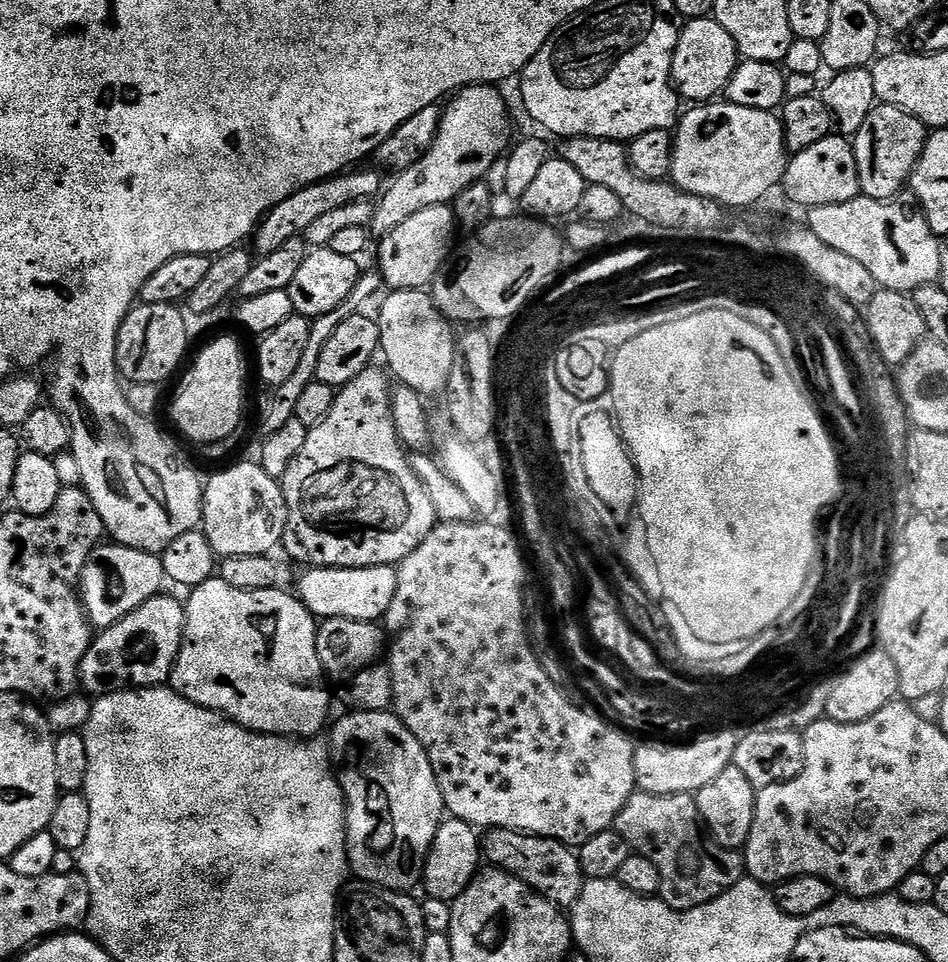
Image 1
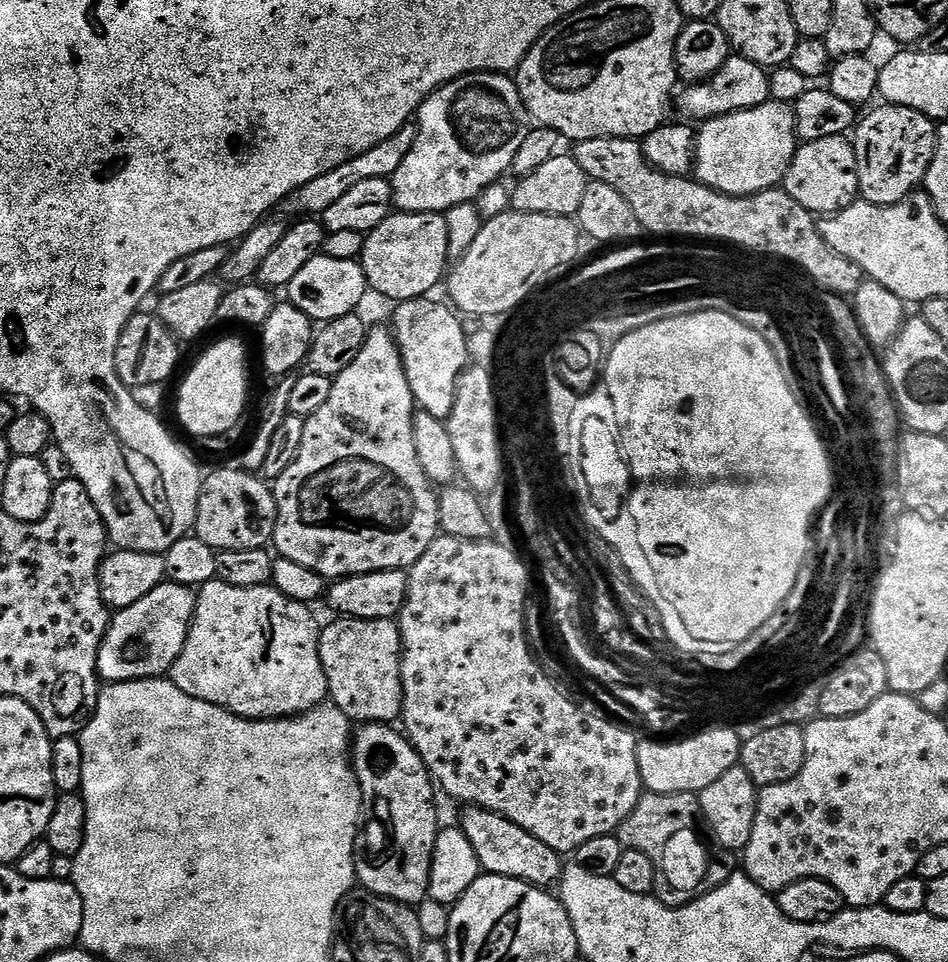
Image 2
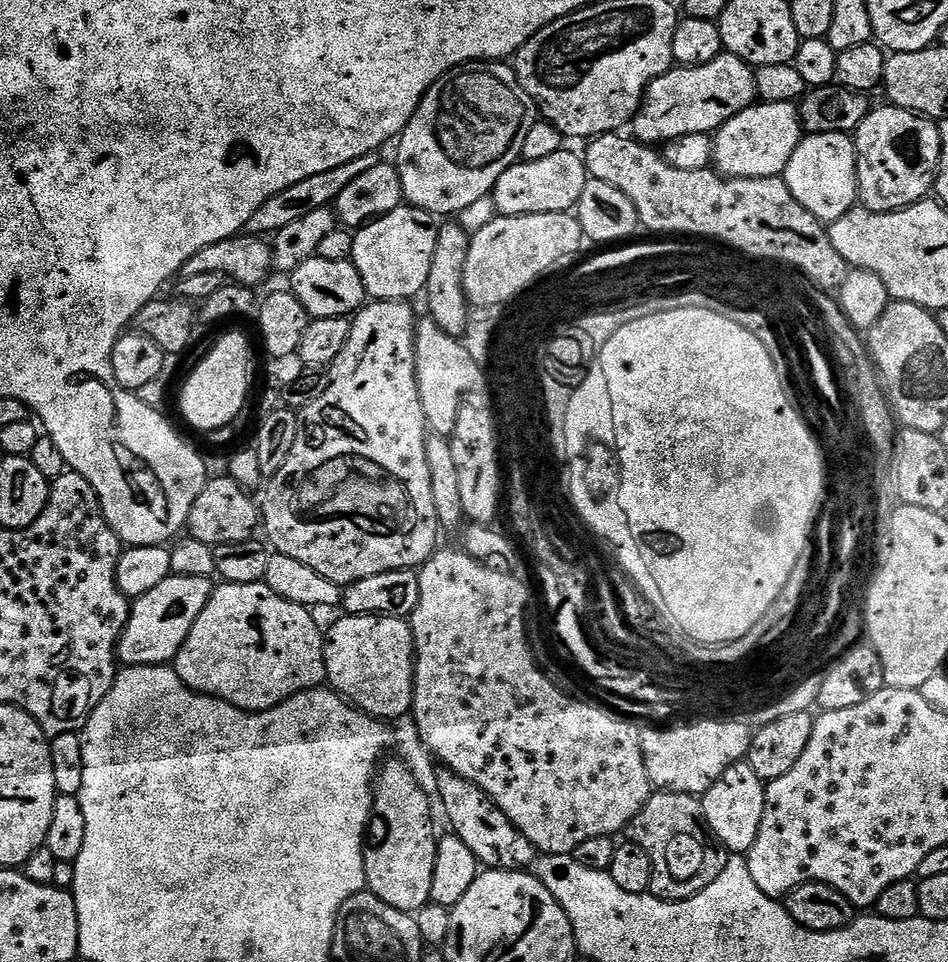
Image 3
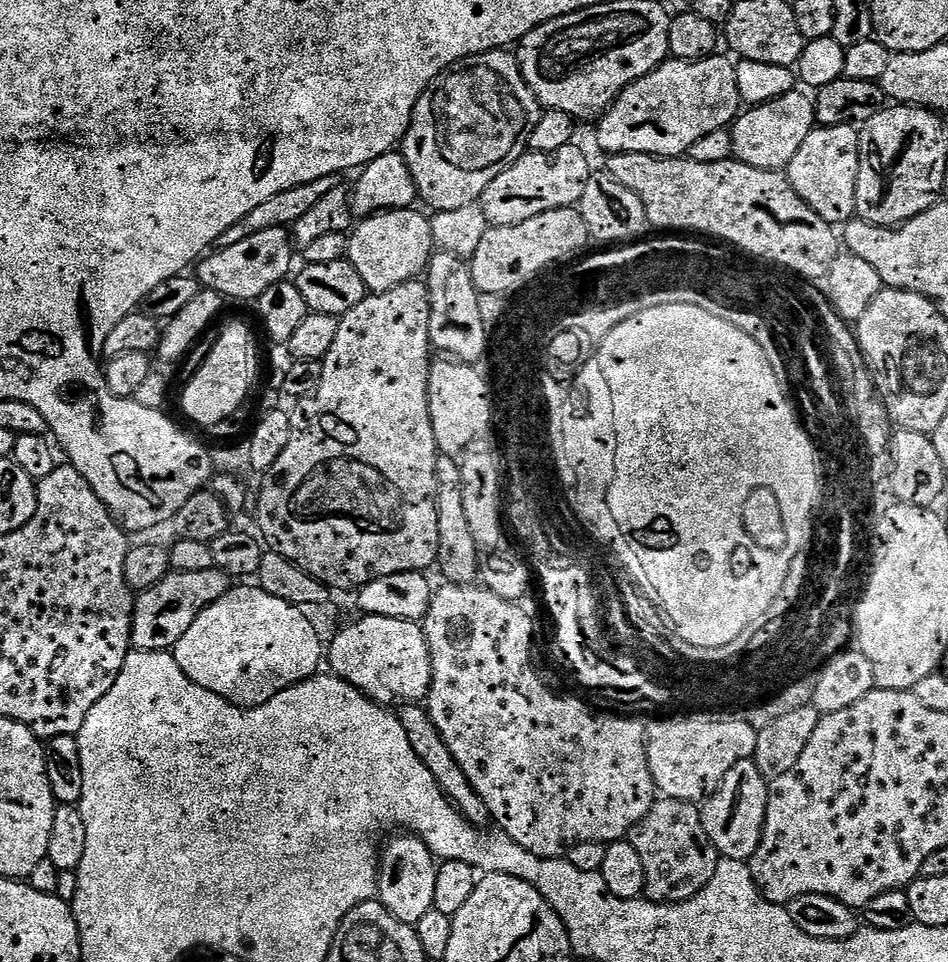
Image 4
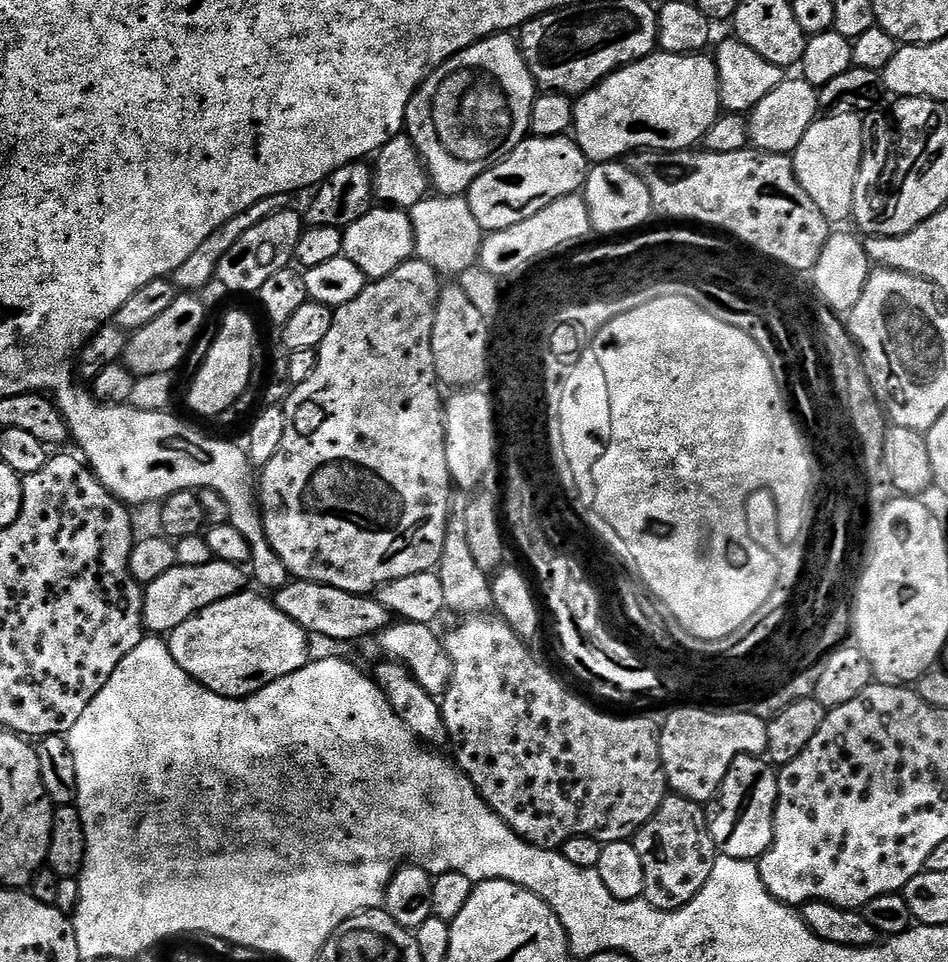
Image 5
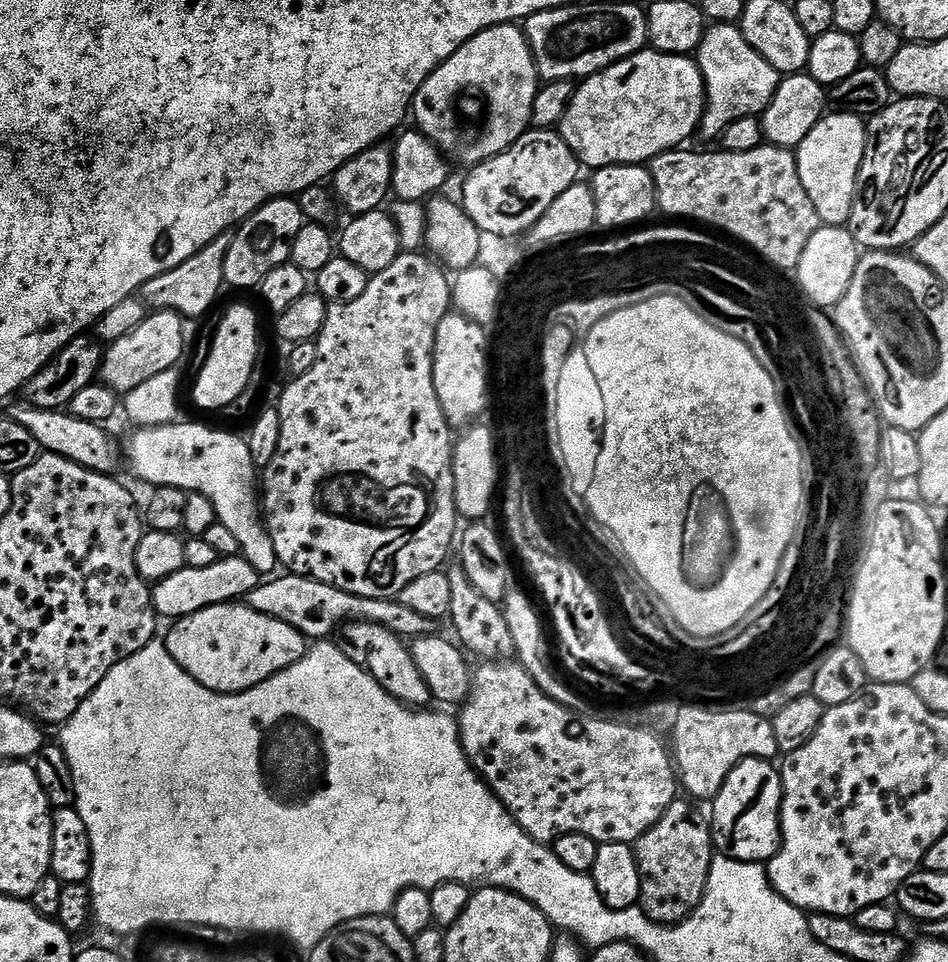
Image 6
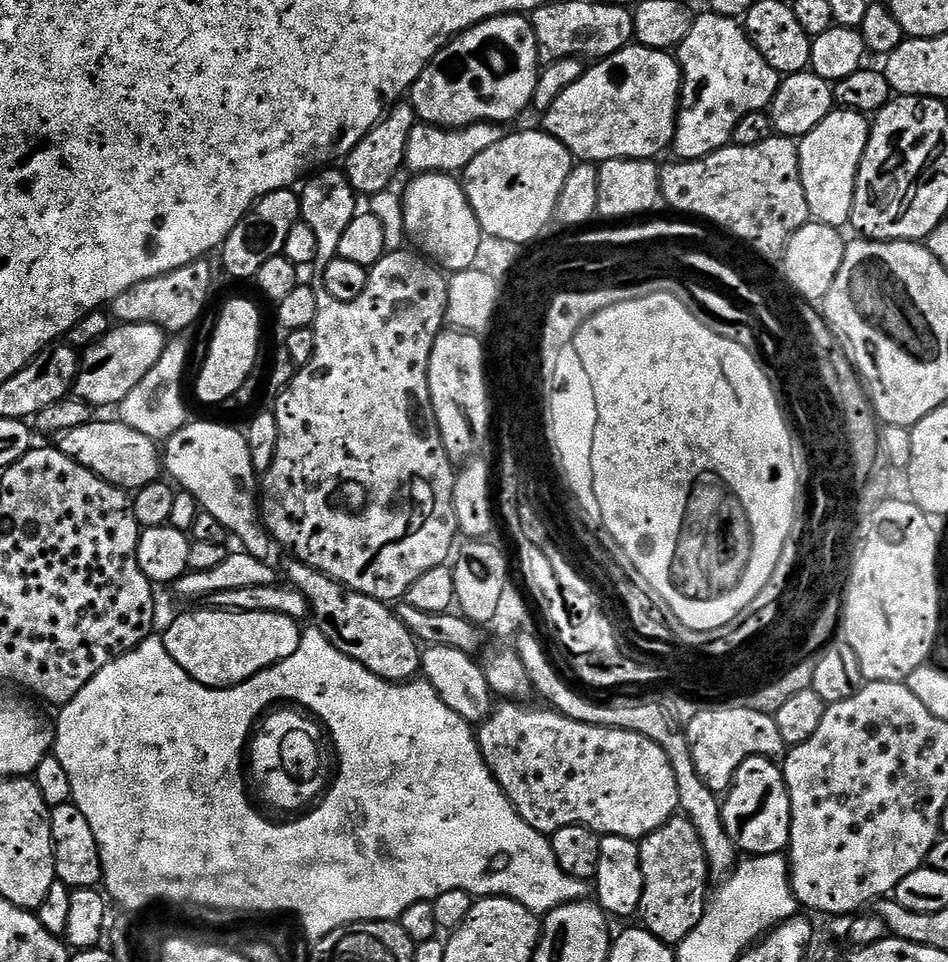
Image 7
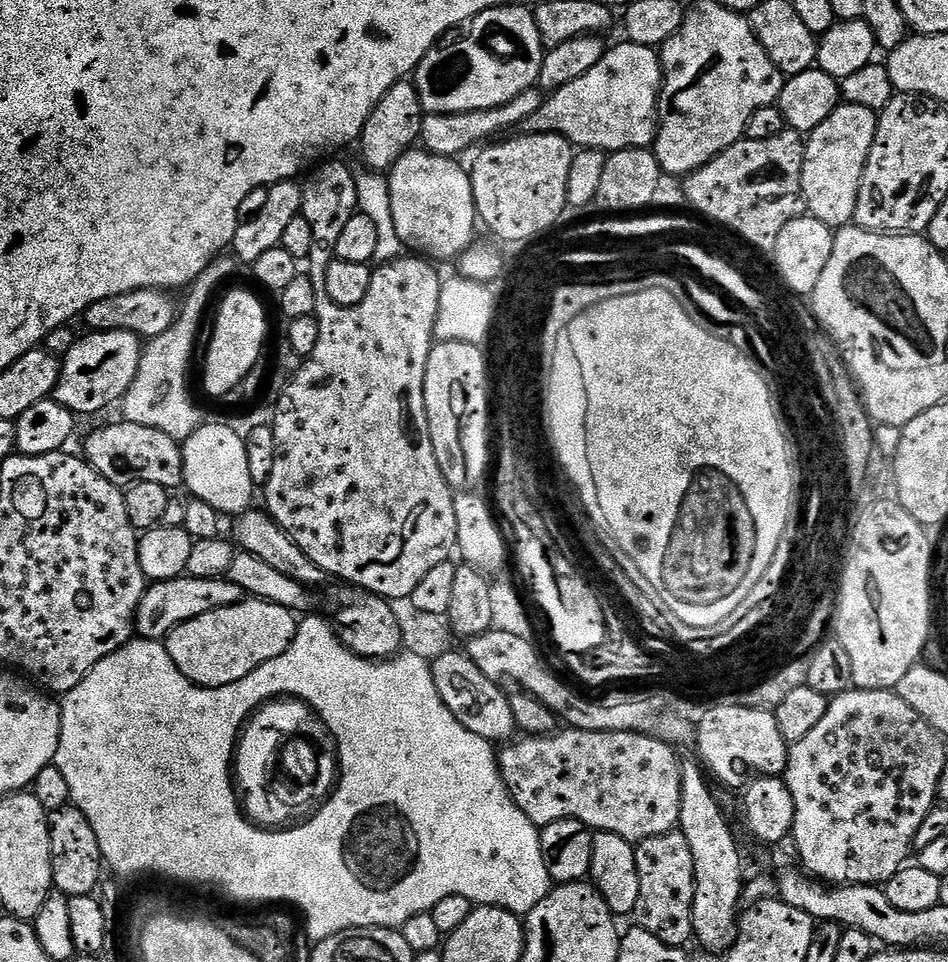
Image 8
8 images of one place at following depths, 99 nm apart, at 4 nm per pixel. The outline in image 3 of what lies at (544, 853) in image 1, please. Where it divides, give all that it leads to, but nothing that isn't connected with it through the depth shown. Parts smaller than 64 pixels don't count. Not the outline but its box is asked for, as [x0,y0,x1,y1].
[436,767,538,872]

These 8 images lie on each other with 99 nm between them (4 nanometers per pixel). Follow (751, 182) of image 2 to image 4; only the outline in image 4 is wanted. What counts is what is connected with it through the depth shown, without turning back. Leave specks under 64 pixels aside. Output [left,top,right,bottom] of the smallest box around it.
[731,90,816,170]

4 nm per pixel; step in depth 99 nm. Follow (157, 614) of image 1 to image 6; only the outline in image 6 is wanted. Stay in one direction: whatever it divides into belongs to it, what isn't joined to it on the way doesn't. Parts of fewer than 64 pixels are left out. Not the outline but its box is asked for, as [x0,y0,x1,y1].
[152,555,261,622]

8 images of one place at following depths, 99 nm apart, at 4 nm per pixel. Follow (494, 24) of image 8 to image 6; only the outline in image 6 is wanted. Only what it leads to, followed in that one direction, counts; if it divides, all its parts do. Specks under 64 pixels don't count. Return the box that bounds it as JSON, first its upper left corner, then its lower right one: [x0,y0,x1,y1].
[410,24,538,166]

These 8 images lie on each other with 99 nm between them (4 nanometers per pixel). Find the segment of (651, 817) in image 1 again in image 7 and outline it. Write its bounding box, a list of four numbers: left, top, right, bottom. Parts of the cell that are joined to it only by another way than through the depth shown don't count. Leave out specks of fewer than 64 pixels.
[638,814,710,946]

